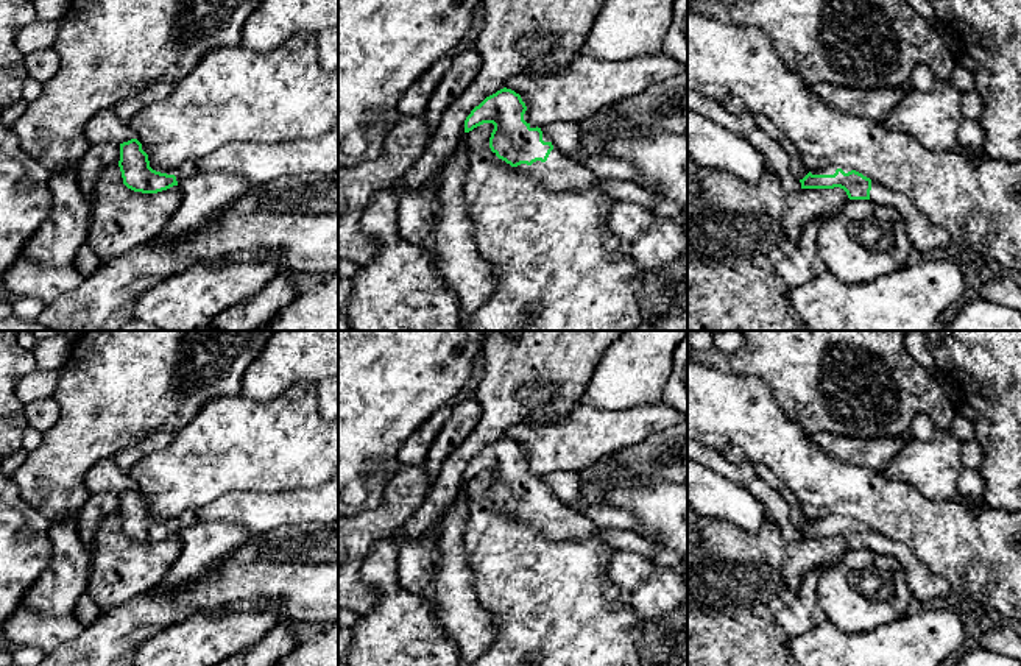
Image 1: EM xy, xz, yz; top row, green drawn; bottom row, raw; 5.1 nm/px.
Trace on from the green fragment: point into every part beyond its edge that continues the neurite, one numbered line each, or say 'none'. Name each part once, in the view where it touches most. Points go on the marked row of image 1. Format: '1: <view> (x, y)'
1: xz (560, 173)

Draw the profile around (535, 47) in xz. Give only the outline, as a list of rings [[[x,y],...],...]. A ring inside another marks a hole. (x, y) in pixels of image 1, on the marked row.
[[[532,33],[518,41],[518,51],[530,62],[532,69],[528,75],[532,76],[547,76],[547,69],[544,66],[546,56],[553,50],[555,37]]]

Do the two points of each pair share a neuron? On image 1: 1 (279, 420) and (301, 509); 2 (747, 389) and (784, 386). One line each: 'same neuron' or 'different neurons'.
1: different neurons
2: different neurons

